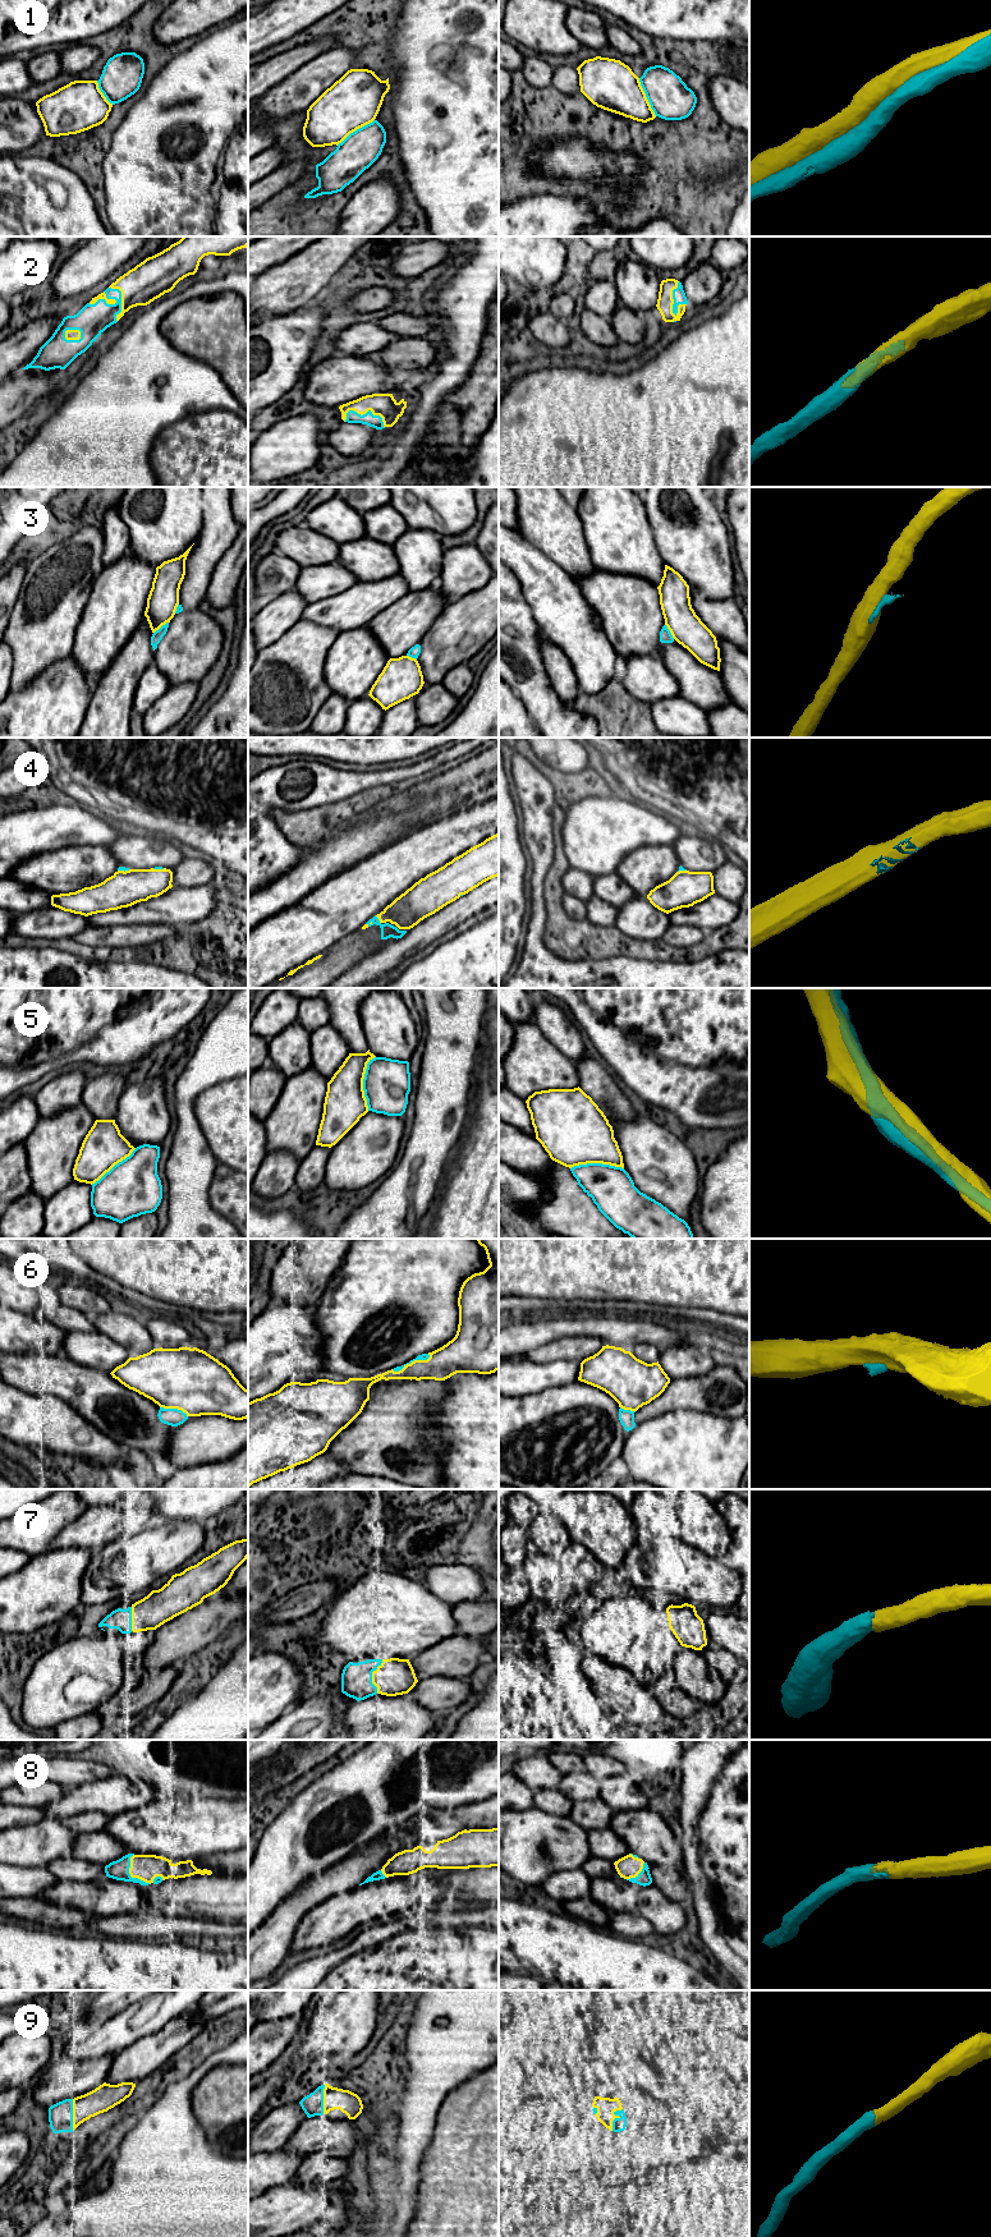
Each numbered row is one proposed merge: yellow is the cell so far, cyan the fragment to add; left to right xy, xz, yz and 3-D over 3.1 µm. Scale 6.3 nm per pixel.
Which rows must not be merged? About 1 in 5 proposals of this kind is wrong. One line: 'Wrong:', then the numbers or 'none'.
Wrong: 1, 3, 5

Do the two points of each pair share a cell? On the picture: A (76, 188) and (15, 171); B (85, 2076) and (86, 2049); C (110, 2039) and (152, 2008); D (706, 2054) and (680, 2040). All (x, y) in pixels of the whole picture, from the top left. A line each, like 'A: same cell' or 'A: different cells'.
A: same cell
B: different cells
C: same cell
D: same cell

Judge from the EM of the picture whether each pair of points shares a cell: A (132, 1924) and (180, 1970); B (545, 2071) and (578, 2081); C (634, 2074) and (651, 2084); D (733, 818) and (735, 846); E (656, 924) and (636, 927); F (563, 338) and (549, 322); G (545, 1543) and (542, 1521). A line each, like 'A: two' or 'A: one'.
A: two
B: one
C: one
D: one
E: one
F: one
G: one

